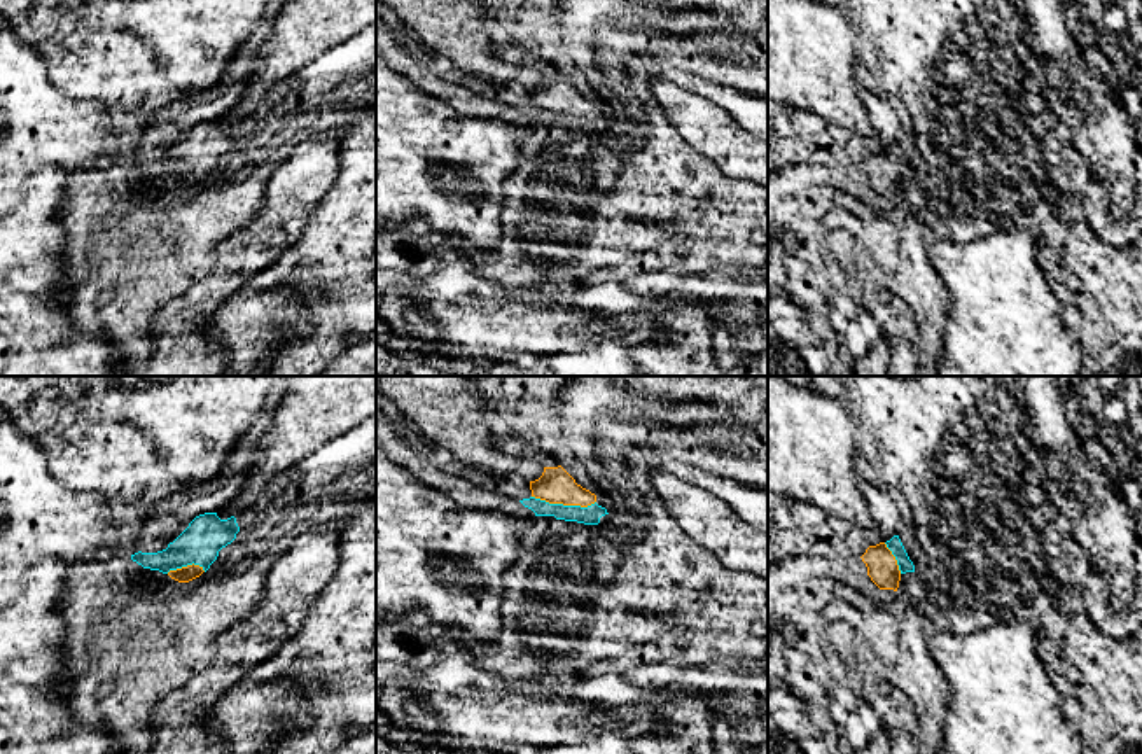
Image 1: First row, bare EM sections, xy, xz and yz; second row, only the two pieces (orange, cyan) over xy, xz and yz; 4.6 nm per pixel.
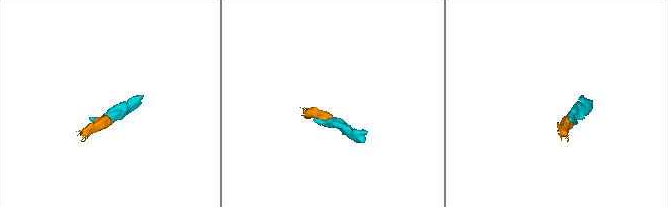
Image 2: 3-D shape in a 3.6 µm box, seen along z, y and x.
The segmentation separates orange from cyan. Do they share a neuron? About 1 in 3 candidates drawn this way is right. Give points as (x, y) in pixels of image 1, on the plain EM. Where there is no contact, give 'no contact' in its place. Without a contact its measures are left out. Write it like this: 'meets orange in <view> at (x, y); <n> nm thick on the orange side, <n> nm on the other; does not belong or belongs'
meets orange in xz at (564, 112); 160 nm thick on the orange side, 90 nm on the other; belongs

